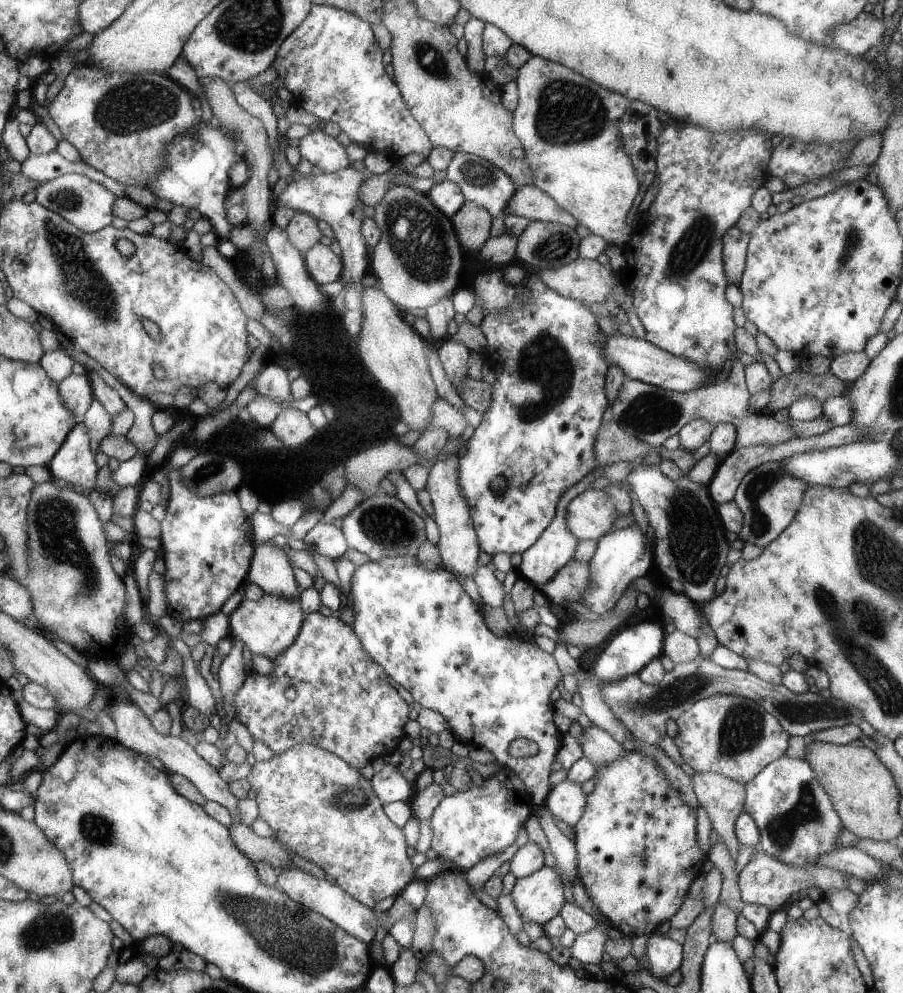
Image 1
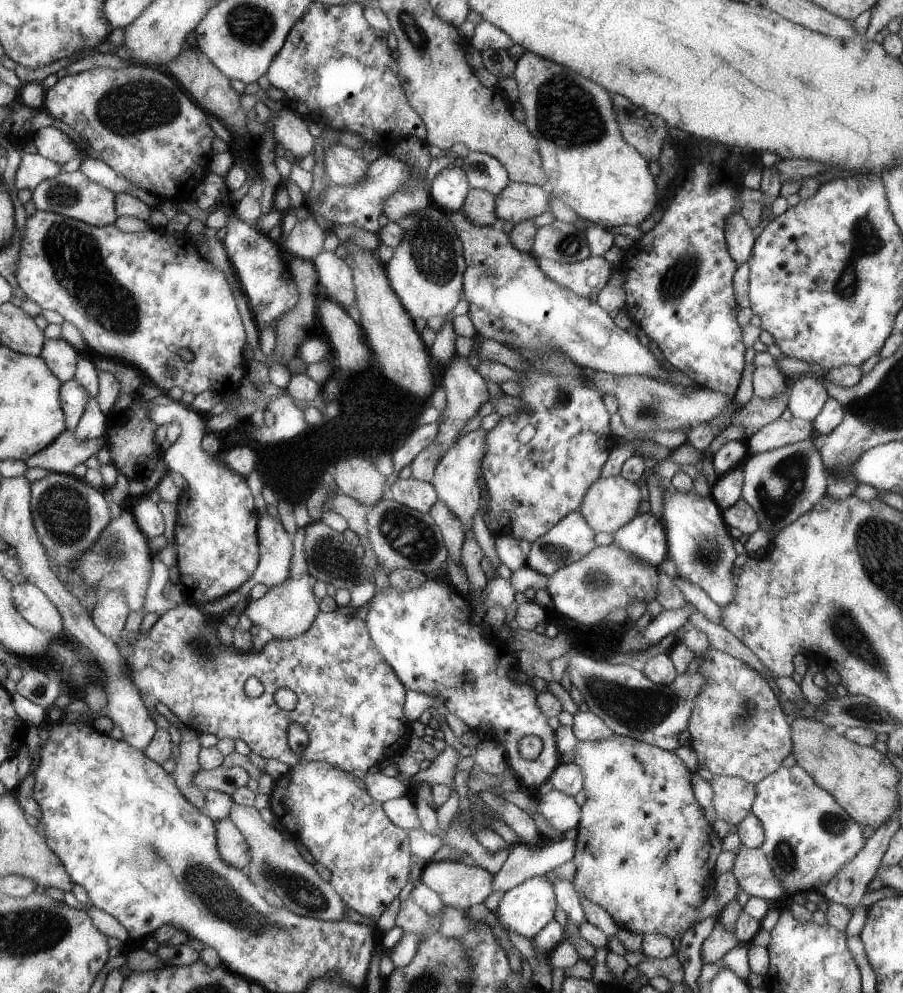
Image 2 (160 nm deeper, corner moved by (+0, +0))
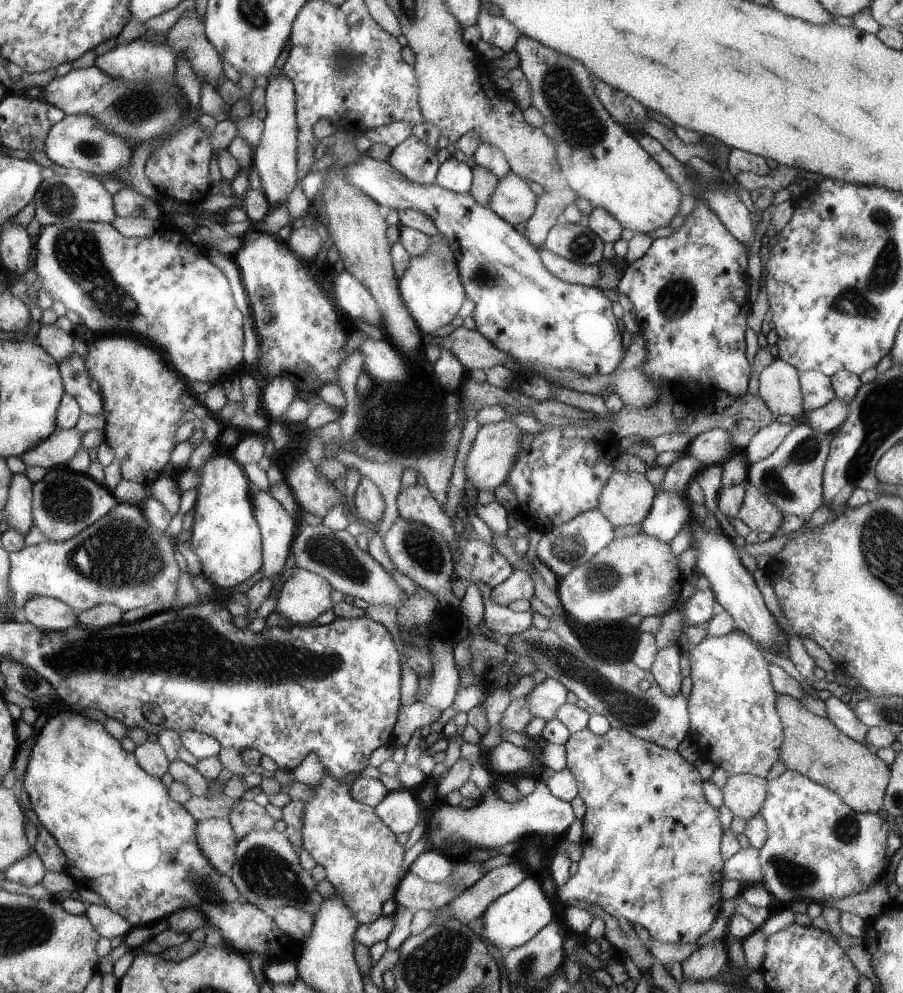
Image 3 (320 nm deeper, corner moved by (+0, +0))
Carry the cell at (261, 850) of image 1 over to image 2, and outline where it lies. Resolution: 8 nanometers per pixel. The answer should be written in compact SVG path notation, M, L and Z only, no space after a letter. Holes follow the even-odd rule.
M228 816L213 821L216 829L217 847L220 858L230 866L241 869L250 864L250 853L245 838Z

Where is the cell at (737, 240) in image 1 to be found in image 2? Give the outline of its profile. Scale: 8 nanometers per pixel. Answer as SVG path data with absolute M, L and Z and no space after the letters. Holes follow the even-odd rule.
M740 211L733 212L725 222L725 240L733 259L742 264L749 260L756 244L750 224Z

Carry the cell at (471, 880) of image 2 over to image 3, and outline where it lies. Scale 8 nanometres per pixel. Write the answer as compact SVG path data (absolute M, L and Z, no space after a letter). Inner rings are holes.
M425 850L412 862L409 872L429 883L443 881L451 877L453 862L453 859L440 851Z

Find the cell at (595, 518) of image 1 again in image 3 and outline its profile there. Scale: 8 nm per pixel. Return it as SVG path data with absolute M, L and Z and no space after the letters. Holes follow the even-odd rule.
M614 472L608 483L605 484L602 496L599 499L598 510L603 512L607 519L619 526L639 525L649 516L657 496L656 487L646 478L645 474L637 472Z

